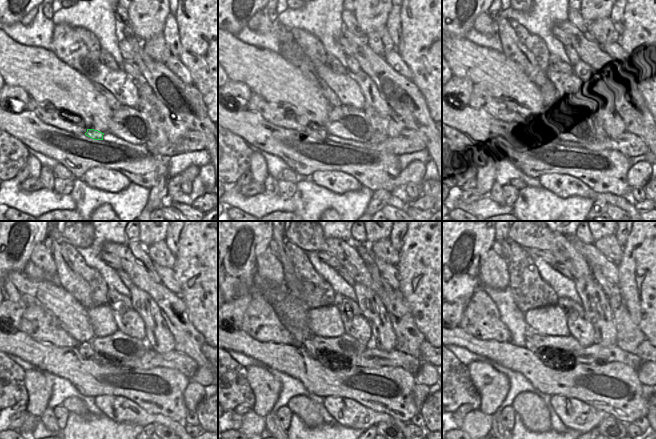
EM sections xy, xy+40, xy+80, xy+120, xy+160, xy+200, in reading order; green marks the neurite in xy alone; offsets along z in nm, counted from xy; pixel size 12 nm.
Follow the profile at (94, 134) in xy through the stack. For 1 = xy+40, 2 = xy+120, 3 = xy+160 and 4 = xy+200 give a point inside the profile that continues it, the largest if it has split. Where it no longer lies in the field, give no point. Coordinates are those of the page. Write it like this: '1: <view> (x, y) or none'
1: xy+40 (319, 133)
2: xy+120 (85, 348)
3: xy+160 (308, 345)
4: xy+200 (529, 344)

